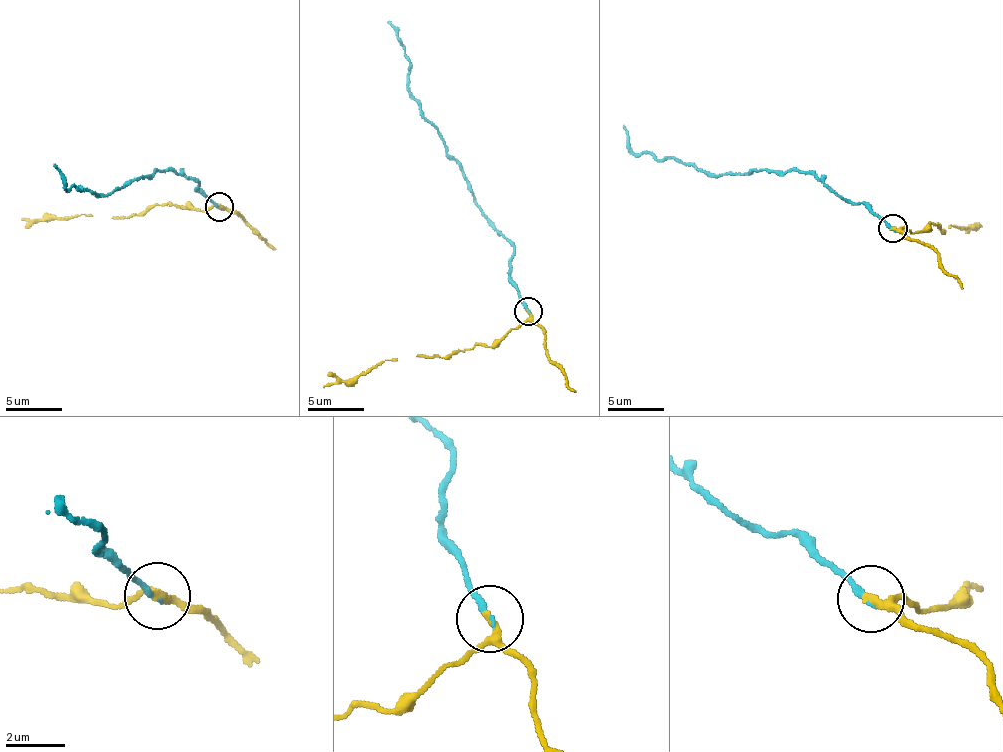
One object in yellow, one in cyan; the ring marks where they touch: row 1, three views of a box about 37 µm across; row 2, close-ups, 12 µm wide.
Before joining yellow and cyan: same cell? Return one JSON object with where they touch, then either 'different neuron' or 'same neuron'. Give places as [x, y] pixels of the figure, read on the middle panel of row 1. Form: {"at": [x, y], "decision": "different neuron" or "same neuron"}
{"at": [528, 311], "decision": "same neuron"}

